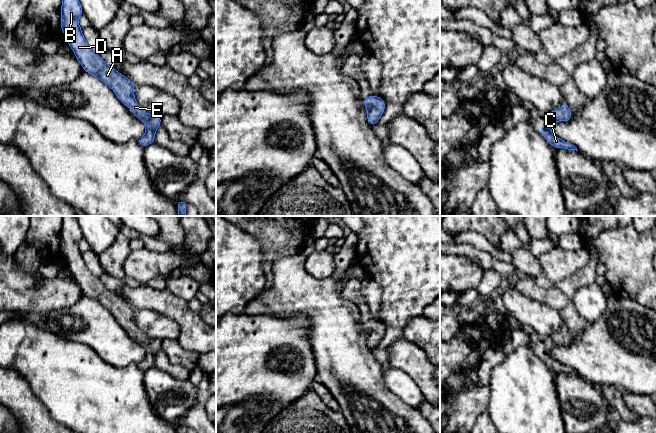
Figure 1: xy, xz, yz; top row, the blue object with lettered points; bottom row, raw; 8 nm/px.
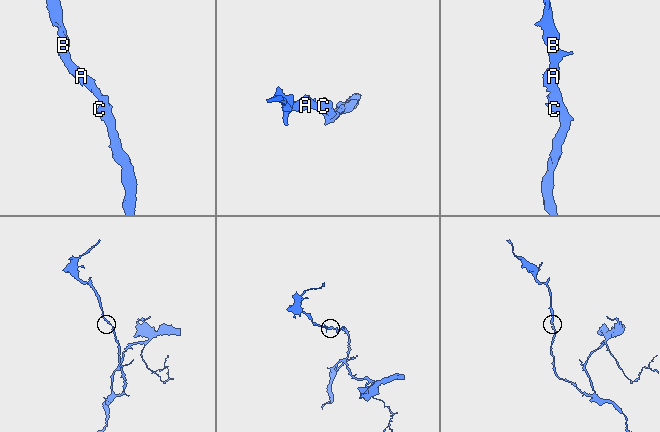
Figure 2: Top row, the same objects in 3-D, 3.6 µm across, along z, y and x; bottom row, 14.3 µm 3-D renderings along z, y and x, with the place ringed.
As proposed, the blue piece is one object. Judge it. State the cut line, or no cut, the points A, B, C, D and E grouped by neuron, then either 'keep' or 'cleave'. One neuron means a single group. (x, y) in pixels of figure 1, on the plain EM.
no cut | A B C D E | keep

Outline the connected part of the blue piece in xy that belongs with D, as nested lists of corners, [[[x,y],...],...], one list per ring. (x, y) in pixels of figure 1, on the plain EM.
[[[62,216],[62,218],[60,249],[76,283],[85,296],[98,301],[108,309],[124,330],[126,332],[130,331],[133,334],[132,338],[141,343],[145,348],[146,355],[138,364],[139,368],[145,372],[154,367],[155,356],[161,350],[162,340],[147,338],[142,335],[135,324],[135,308],[106,288],[103,282],[89,271],[82,257],[82,252],[78,247],[79,242],[83,239],[83,235],[77,216]]]

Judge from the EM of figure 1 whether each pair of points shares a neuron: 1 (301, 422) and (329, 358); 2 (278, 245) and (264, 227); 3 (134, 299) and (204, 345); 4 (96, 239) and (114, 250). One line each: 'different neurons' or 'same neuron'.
1: different neurons
2: same neuron
3: same neuron
4: different neurons

